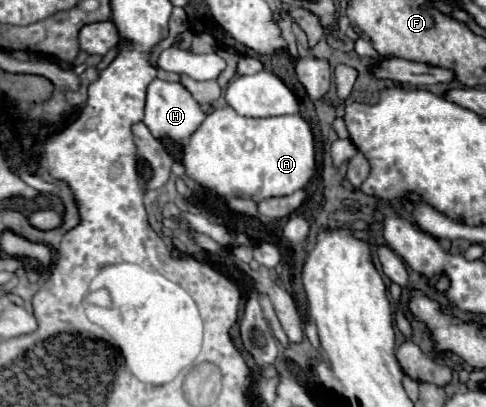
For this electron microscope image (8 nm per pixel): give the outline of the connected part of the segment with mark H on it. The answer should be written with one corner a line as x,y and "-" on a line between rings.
155,78
147,88
147,106
145,106
145,126
151,130
155,138
171,138
183,140
189,138
199,124
205,120
205,112
199,102
191,96
191,92
181,82
165,82

